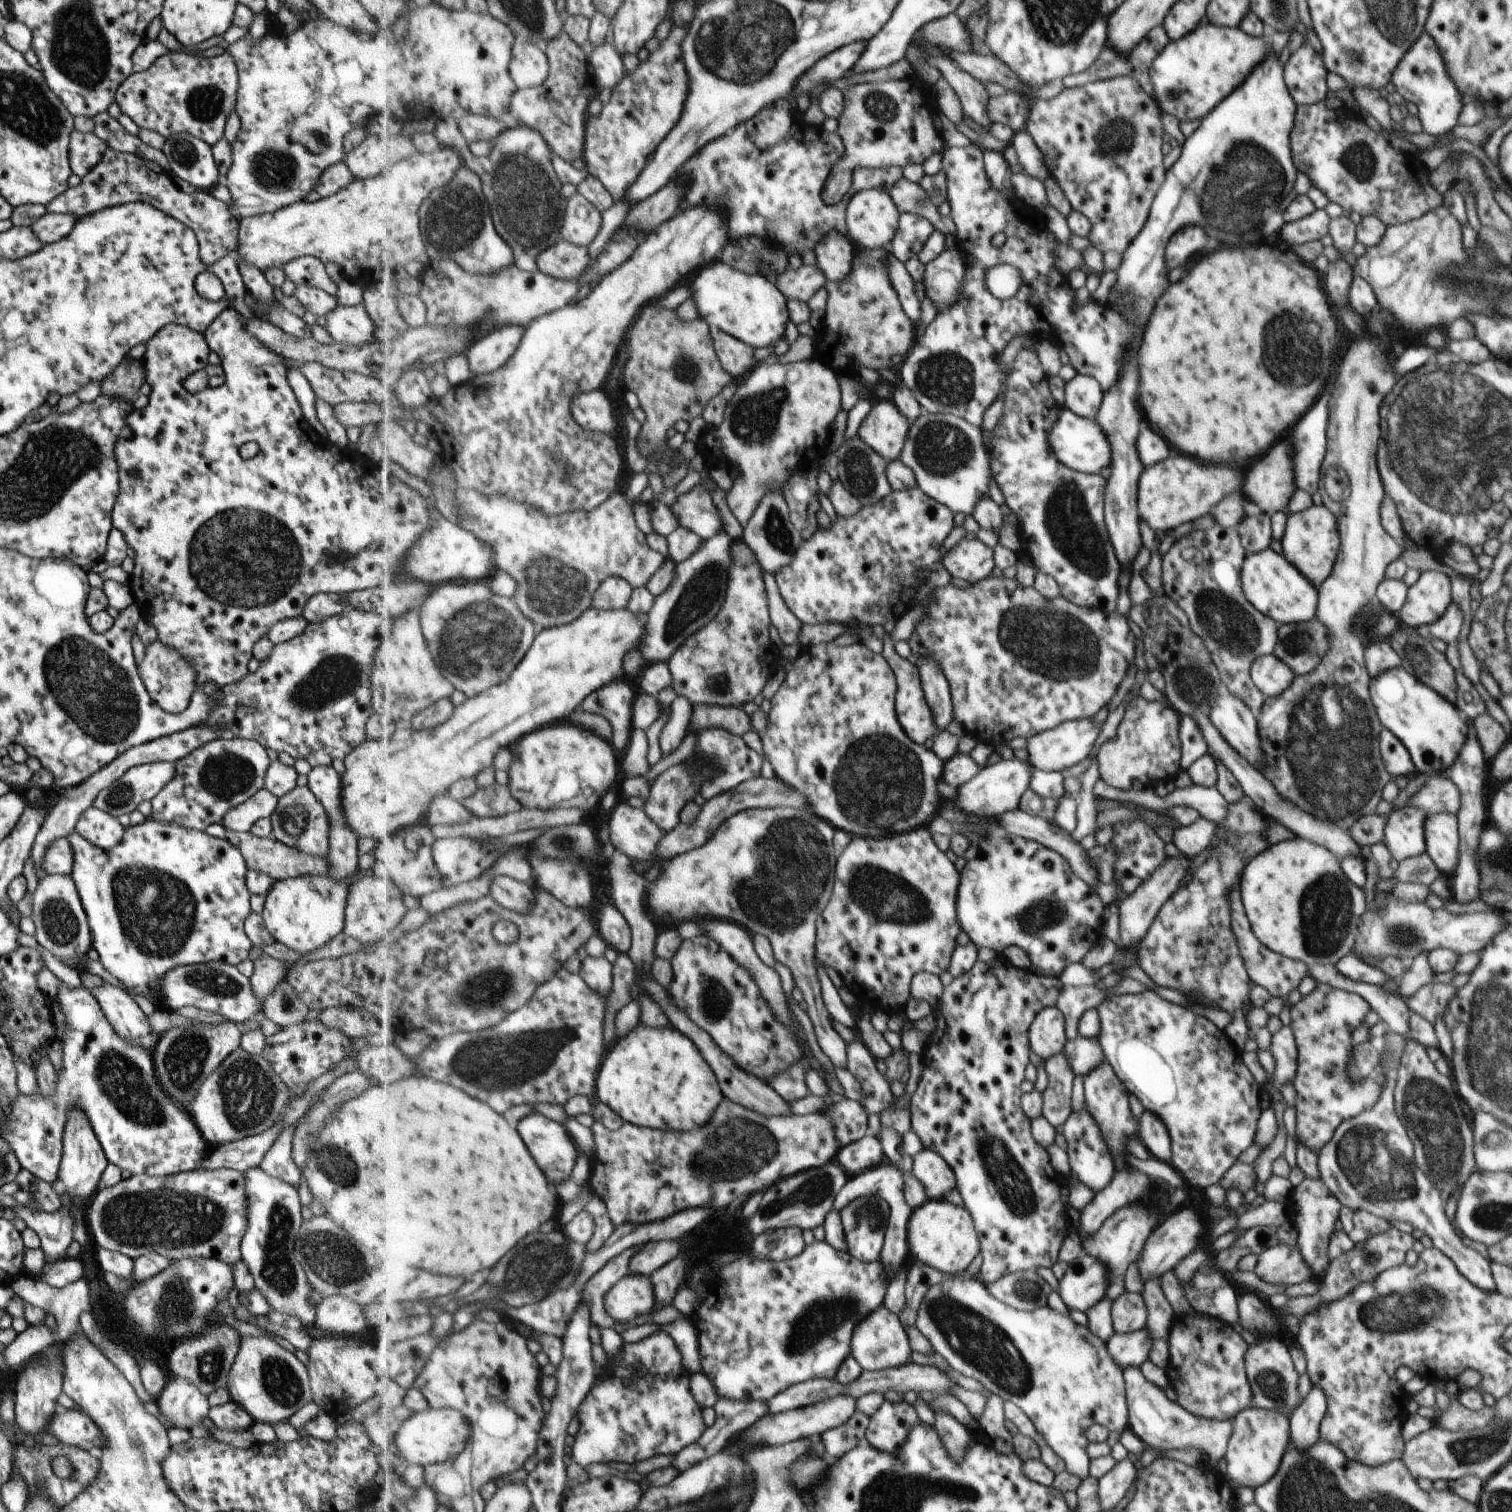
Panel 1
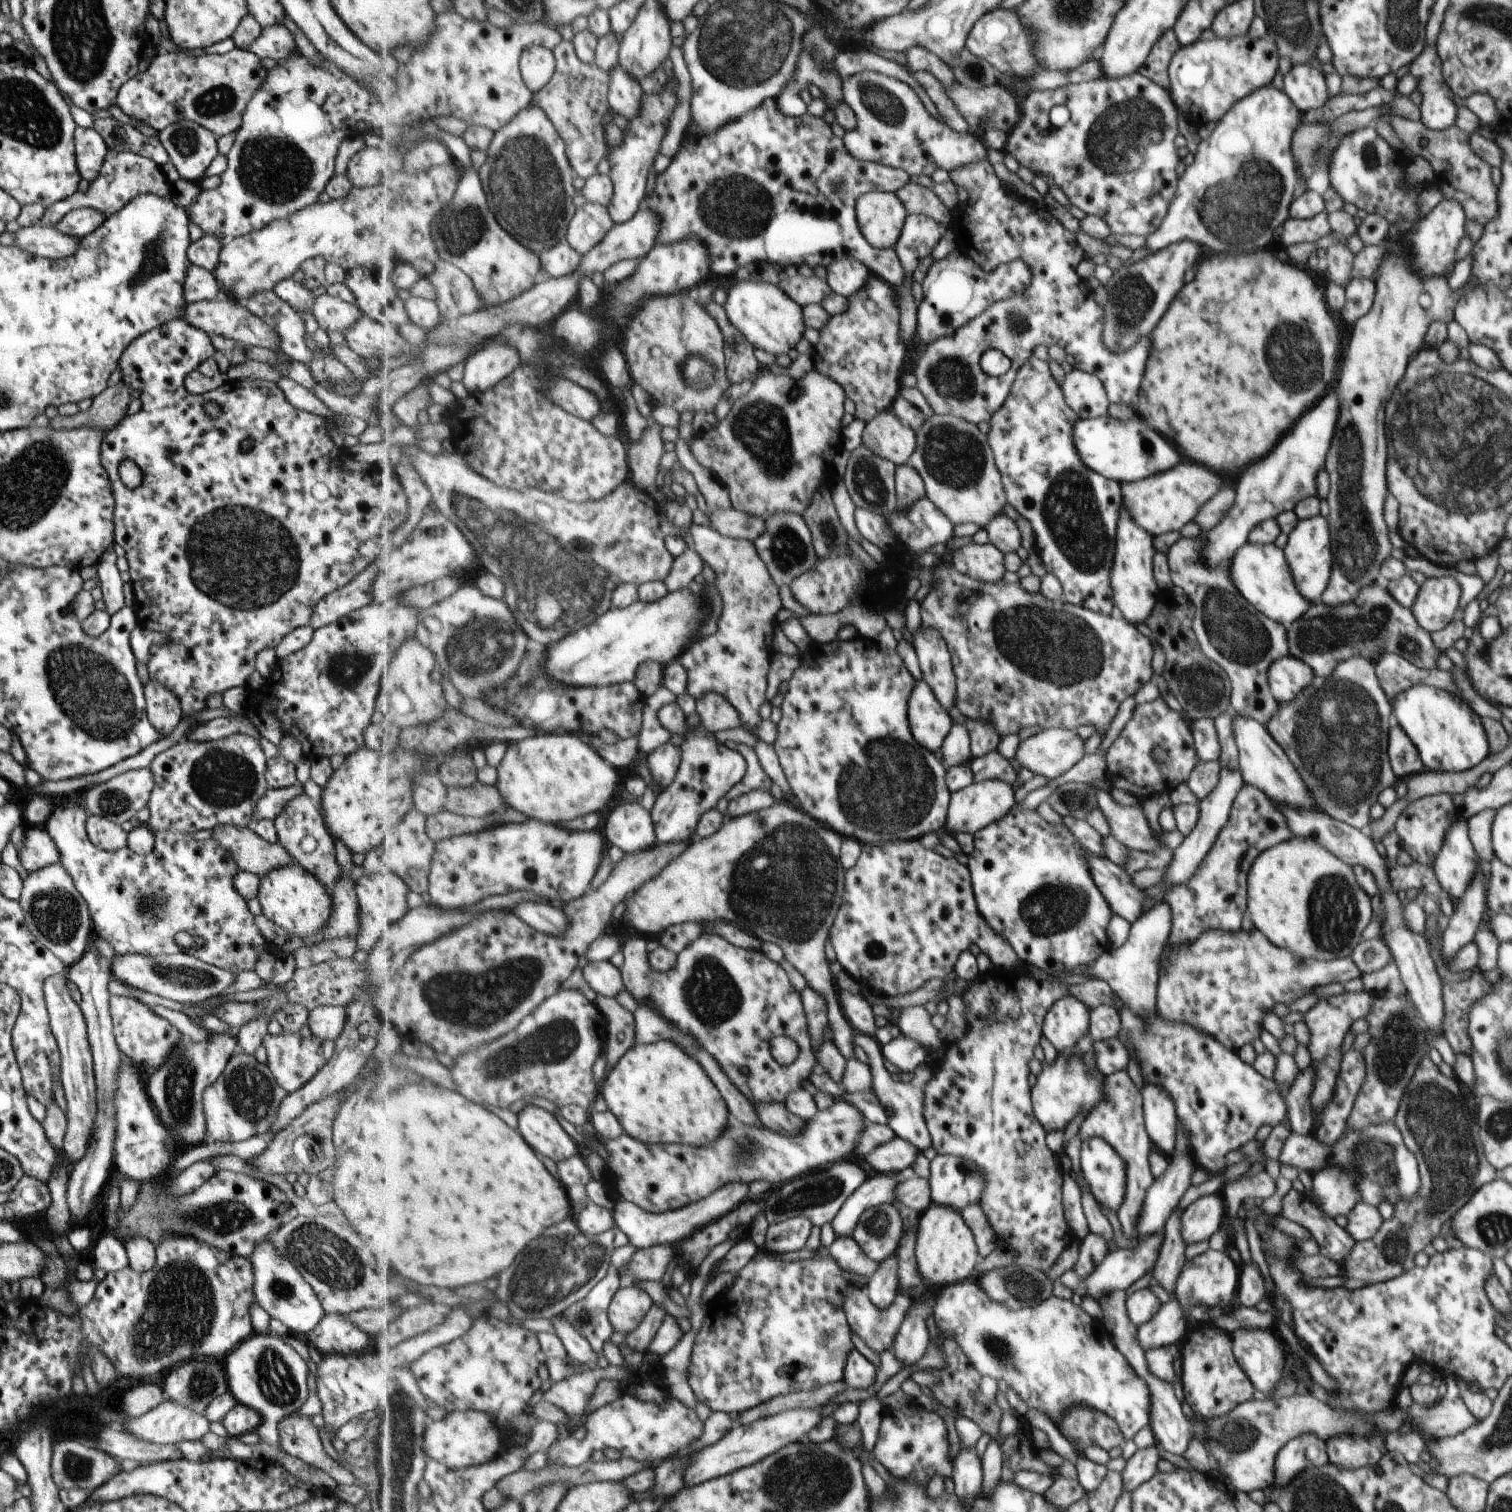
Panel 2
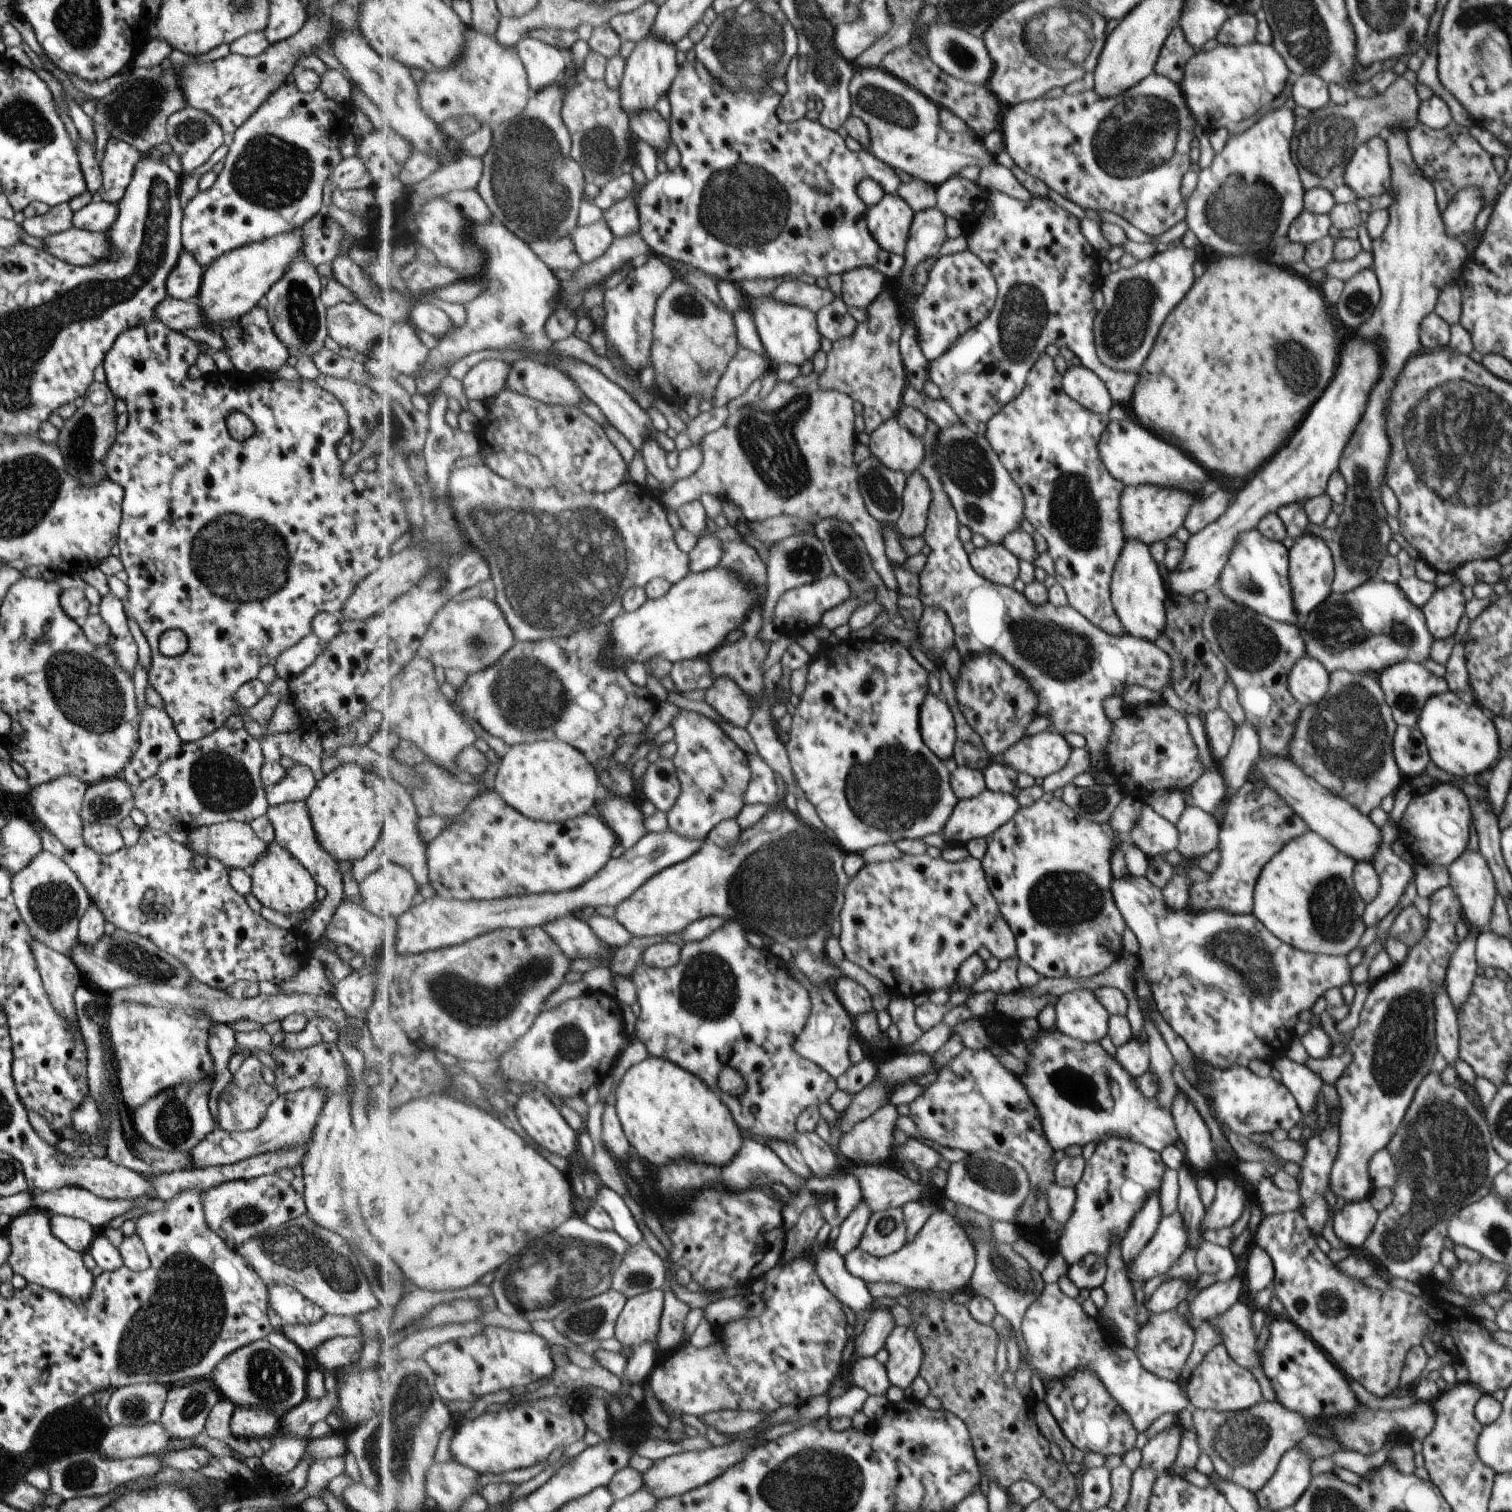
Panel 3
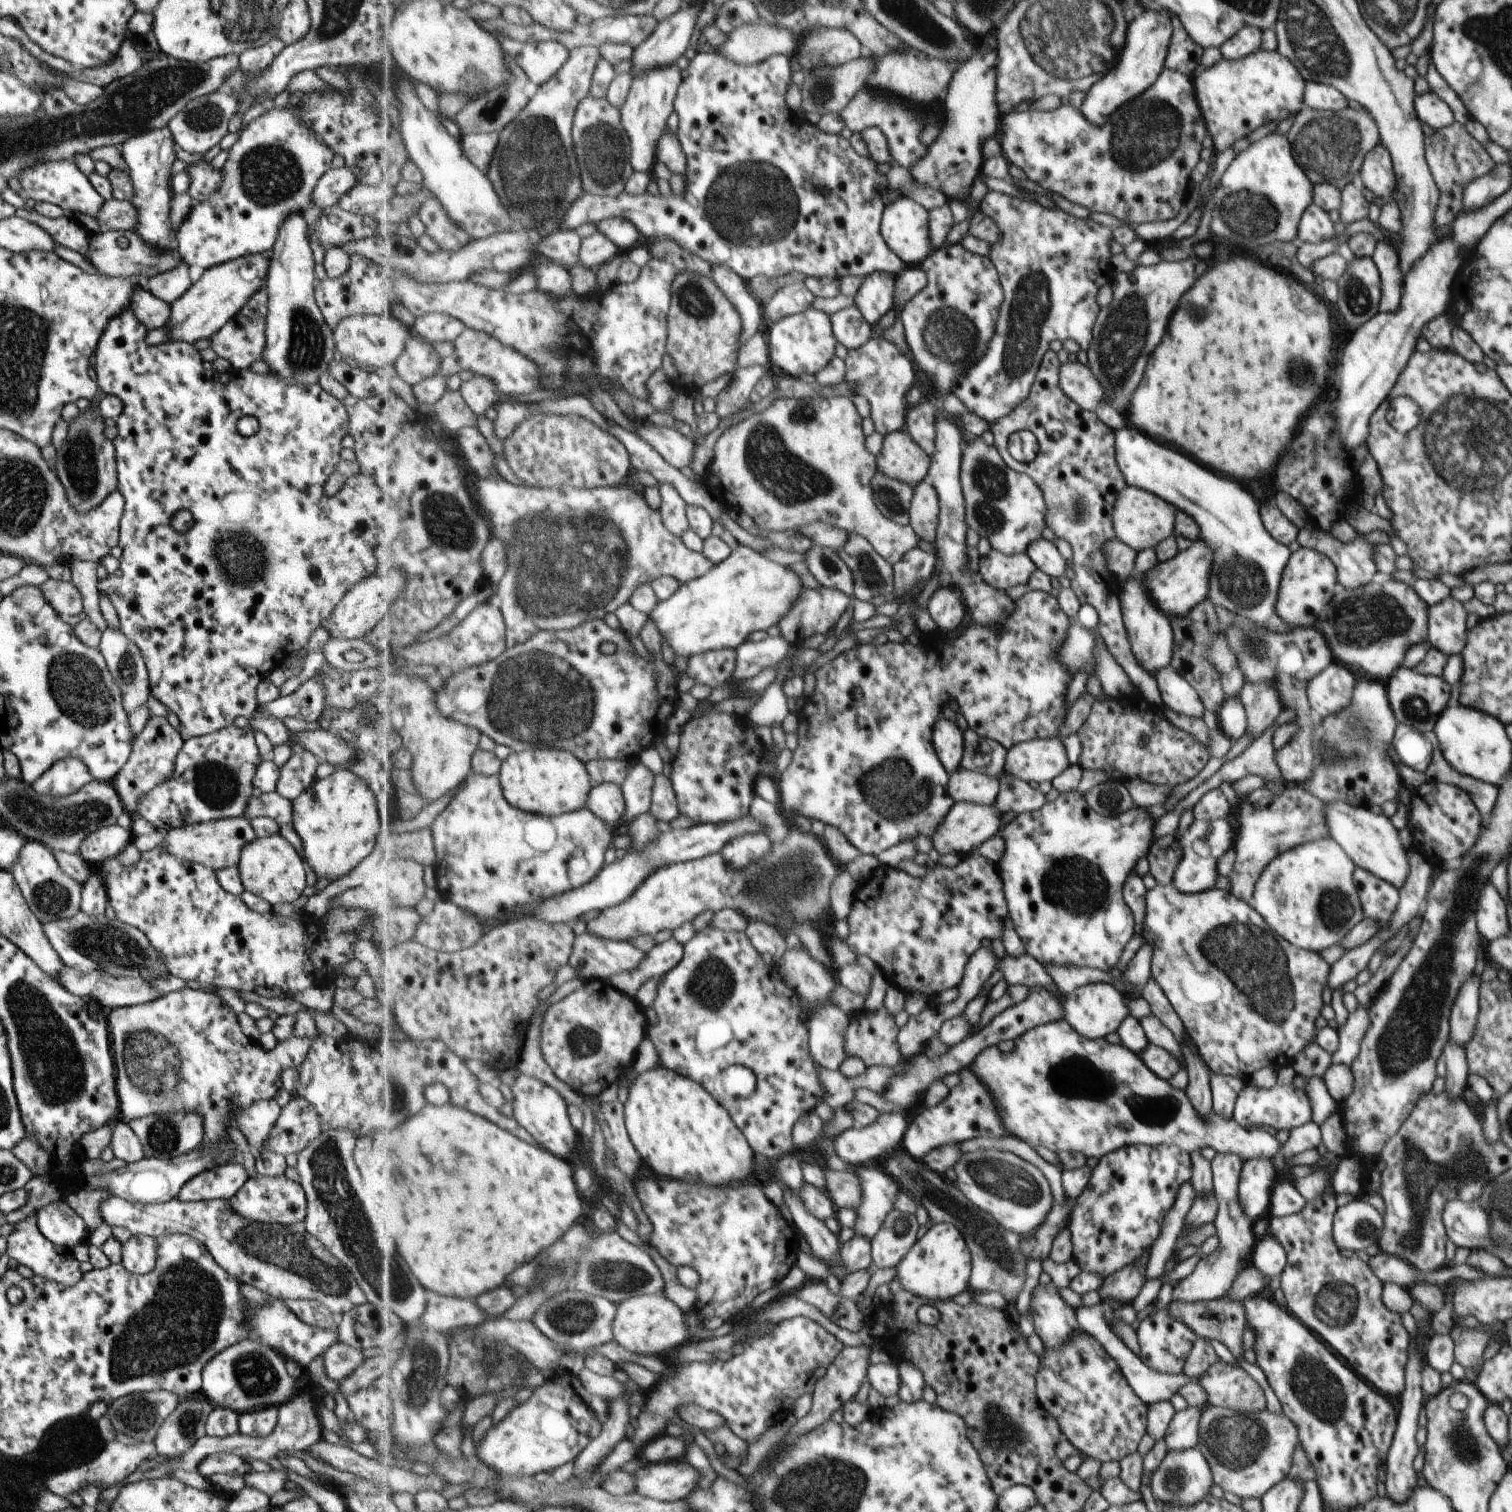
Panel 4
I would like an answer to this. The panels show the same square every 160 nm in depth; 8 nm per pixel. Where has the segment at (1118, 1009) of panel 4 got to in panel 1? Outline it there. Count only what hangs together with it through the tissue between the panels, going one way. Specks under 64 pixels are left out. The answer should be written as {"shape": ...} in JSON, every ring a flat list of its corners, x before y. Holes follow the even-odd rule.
{"shape":[[1047,1007,1037,1015,1029,1029,1032,1052,1041,1059,1061,1053,1067,1036,1063,1033,1063,1016,1056,1007]]}

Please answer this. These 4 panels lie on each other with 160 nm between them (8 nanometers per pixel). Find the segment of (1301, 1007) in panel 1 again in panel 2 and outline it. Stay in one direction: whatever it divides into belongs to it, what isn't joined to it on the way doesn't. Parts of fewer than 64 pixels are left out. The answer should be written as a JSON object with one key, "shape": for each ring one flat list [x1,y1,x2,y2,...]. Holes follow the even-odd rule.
{"shape":[[1365,991,1361,992,1345,992,1337,996,1328,996,1327,998,1319,998,1303,1014,1303,1024,1307,1026,1309,1032,1309,1042,1307,1042,1307,1052,1310,1056,1310,1065,1315,1070,1313,1076,1313,1090,1309,1094,1309,1106,1311,1114,1316,1119,1317,1124,1321,1120,1321,1112,1332,1104,1334,1092,1336,1090,1336,1080,1339,1076,1339,1044,1345,1036,1345,1032,1352,1028,1353,1020,1363,1019,1372,1009,1372,996]]}

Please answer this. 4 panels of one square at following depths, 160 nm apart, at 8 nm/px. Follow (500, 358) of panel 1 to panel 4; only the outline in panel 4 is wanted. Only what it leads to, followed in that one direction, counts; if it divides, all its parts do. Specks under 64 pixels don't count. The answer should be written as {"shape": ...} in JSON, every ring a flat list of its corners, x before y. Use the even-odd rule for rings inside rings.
{"shape":[[481,375,473,377,466,383,462,382,459,389,471,410,481,417,491,406,497,407,501,393,492,379]]}

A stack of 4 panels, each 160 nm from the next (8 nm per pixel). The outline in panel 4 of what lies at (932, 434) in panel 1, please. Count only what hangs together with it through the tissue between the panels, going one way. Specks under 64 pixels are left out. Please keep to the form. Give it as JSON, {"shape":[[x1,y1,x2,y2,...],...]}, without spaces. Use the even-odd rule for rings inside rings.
{"shape":[[963,436,965,438,964,455,962,458,961,482,967,508,967,522,969,528,980,532,981,537,990,540,992,547,1003,554,1025,554,1034,542,1043,539,1045,532,1045,517,1047,517,1047,503,1044,490,1031,476,1013,470,1001,456,1000,450,994,445,989,446,981,437]]}

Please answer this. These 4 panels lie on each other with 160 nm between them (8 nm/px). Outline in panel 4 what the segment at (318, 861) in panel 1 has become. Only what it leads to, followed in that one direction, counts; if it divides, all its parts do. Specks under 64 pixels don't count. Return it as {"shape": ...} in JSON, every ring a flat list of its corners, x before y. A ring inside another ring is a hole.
{"shape":[[244,816,225,817,224,819,169,829,159,846,169,856,175,857,177,860,203,865,215,873,225,867,236,868,240,850,255,837,249,820]]}

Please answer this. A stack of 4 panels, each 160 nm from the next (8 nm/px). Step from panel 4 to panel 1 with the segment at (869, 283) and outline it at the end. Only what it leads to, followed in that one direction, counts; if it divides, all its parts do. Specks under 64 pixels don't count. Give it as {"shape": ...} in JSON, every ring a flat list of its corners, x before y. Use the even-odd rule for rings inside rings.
{"shape":[[837,231,830,232,815,250,817,266,829,281,845,281,853,270,854,246,846,236]]}

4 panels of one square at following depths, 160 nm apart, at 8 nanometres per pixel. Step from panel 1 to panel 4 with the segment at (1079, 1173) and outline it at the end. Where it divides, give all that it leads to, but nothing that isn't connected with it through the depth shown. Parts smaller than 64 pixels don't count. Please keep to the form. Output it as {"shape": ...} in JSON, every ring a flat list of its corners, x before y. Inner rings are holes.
{"shape":[[1135,1144,1122,1146,1100,1156,1095,1167,1090,1170,1089,1180,1068,1218,1066,1227,1072,1244,1071,1260,1080,1266,1081,1271,1104,1279,1124,1266,1132,1265,1141,1255,1147,1253,1148,1256,1153,1241,1159,1236,1163,1217,1175,1205,1181,1183,1189,1181,1190,1174,1190,1153,1183,1152,1175,1145]]}

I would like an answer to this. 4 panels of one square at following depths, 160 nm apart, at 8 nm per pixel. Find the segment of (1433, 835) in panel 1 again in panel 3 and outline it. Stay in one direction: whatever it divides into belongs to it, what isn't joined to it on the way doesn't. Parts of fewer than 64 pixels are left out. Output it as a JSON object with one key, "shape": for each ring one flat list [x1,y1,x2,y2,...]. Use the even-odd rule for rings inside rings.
{"shape":[[1465,850,1447,868,1449,886,1464,907,1465,918,1480,931,1487,930,1496,888,1485,859,1479,852]]}

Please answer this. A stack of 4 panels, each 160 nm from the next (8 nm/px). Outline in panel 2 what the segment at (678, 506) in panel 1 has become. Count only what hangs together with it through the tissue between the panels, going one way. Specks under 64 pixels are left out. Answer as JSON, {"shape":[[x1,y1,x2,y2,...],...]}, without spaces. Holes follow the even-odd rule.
{"shape":[[732,508,709,511,707,518,713,530,729,538,755,541,767,530,767,522,763,517,754,517,747,512]]}

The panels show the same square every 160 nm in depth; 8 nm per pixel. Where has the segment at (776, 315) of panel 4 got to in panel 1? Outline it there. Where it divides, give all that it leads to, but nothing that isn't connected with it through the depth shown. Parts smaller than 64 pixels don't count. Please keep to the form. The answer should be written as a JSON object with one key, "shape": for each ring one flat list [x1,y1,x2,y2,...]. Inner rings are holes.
{"shape":[[803,265,795,270,787,268,775,283,788,299,809,302,828,281,819,266]]}

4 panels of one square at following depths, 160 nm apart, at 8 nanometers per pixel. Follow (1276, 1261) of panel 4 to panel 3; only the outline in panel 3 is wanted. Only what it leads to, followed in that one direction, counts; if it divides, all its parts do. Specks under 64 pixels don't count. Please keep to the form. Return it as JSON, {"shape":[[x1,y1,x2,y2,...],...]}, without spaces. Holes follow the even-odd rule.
{"shape":[[1254,1245,1250,1252,1248,1252,1247,1260,1245,1260,1244,1282,1251,1296,1272,1282,1274,1268,1271,1259,1257,1245]]}

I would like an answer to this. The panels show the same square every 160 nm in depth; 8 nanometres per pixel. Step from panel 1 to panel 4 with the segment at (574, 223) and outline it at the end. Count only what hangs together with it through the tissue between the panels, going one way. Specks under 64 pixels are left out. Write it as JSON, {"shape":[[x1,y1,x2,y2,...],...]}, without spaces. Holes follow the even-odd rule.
{"shape":[[597,230,591,236,582,240,581,264,587,268,595,269,613,260,617,252,619,252,619,247,601,231]]}

